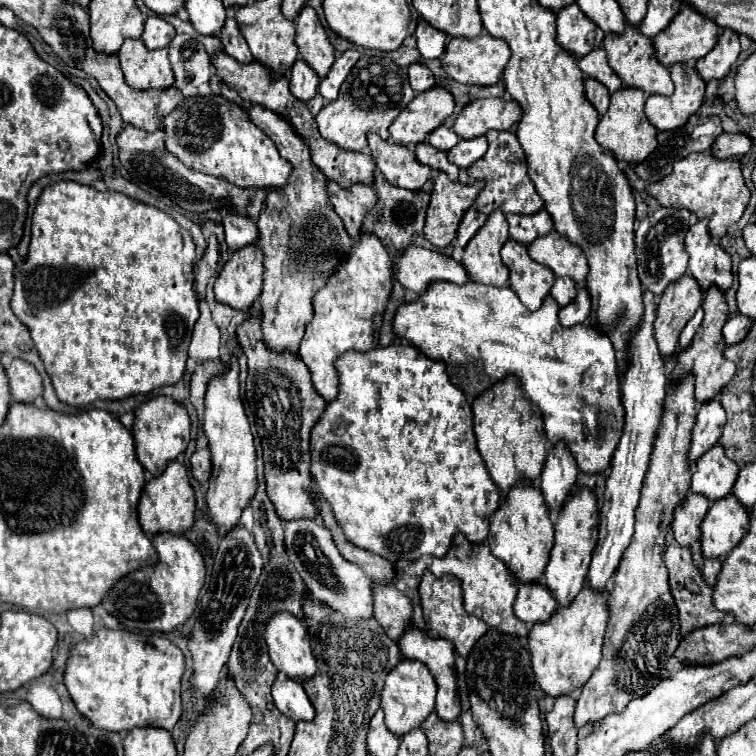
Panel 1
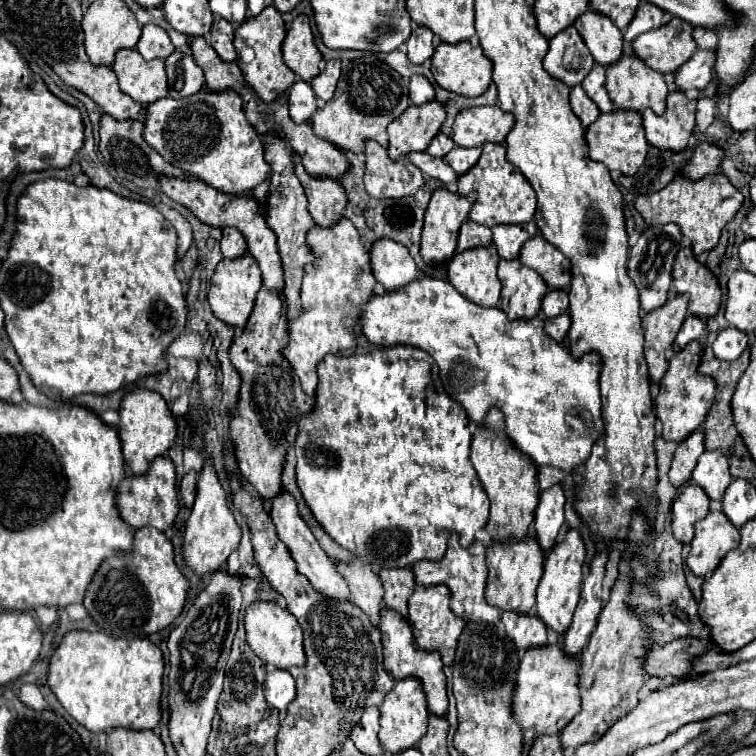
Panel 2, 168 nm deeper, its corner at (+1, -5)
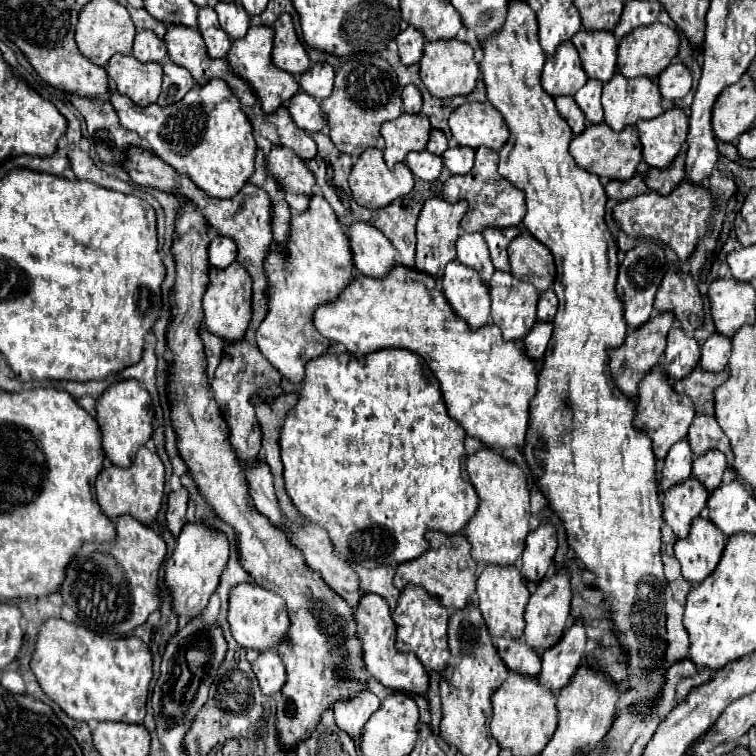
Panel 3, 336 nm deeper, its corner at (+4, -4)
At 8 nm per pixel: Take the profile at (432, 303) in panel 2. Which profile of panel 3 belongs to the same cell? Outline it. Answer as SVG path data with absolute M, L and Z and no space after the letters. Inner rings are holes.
M354 222L348 228L348 240L350 240L354 268L360 270L364 276L354 276L352 284L348 284L348 288L344 288L344 292L340 292L340 296L334 302L328 302L316 308L316 312L312 314L314 328L330 342L344 344L346 350L356 358L364 358L366 354L372 354L384 348L404 348L404 350L416 352L418 356L424 358L434 378L440 382L448 416L456 420L466 430L468 436L476 436L486 444L522 448L526 440L526 426L528 426L528 404L536 394L536 380L538 380L536 362L524 356L522 344L506 342L500 336L500 328L496 328L494 324L472 332L452 312L442 290L438 290L436 280L432 280L432 276L424 276L414 268L394 262L396 250L378 228L370 224Z

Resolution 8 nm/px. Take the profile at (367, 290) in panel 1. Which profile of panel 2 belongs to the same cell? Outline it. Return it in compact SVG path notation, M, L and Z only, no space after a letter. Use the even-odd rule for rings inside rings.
M345 217L329 227L315 227L311 229L311 233L307 235L307 241L313 249L313 253L317 255L315 263L305 265L305 281L301 287L301 301L303 301L303 309L307 309L301 317L297 317L291 325L289 325L289 345L285 347L283 355L287 357L287 361L291 363L291 367L295 369L303 391L309 397L315 397L315 389L317 389L317 365L319 361L333 353L333 355L353 355L357 349L357 333L355 333L355 323L361 317L363 305L375 295L375 277L373 277L373 269L371 269L371 257L369 257L369 249L361 243L361 237L355 229L355 225L351 225L351 221L347 221Z

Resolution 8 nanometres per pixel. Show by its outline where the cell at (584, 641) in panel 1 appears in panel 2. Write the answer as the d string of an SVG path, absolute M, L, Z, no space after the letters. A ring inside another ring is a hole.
M559 635L555 645L529 647L525 655L521 657L521 665L517 673L517 687L515 687L515 697L513 697L513 713L525 731L533 727L535 735L553 735L553 733L559 733L579 713L581 663L577 657L569 657L569 653L563 653L563 651L565 651L563 635Z

